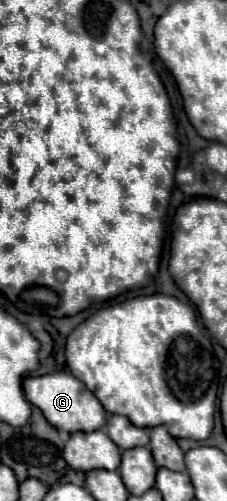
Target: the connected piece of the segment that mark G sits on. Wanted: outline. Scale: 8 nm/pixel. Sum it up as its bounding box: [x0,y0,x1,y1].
[24,371,106,433]

